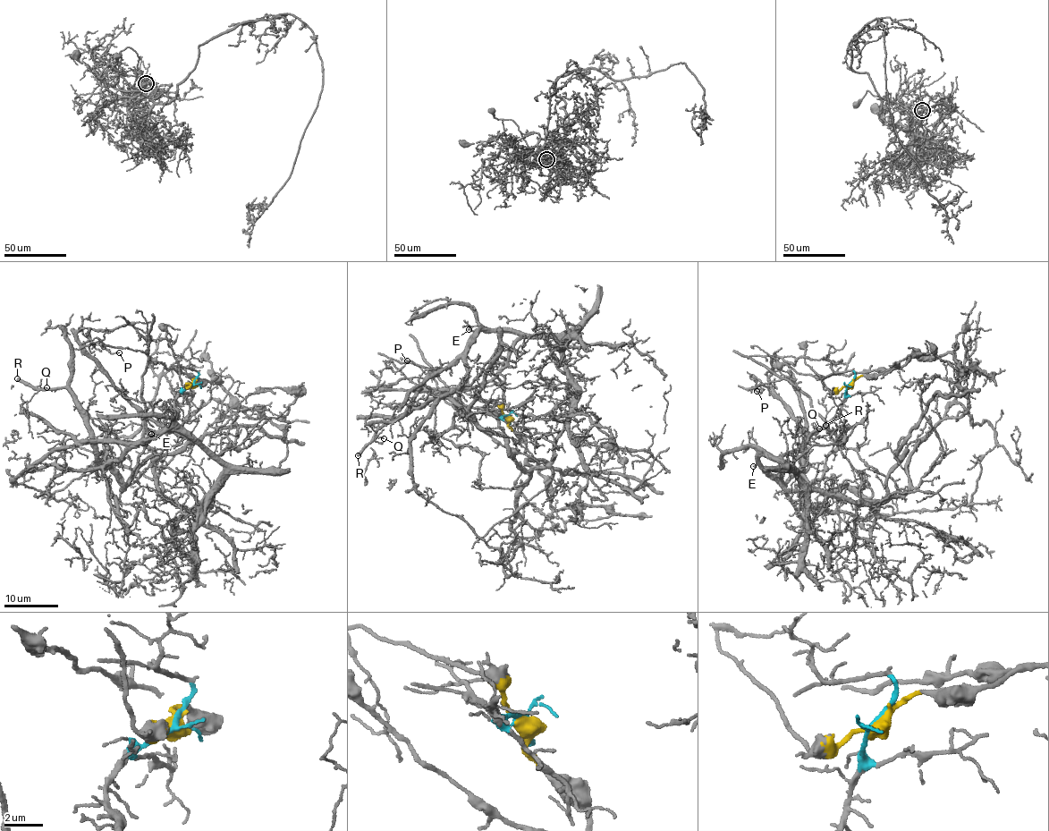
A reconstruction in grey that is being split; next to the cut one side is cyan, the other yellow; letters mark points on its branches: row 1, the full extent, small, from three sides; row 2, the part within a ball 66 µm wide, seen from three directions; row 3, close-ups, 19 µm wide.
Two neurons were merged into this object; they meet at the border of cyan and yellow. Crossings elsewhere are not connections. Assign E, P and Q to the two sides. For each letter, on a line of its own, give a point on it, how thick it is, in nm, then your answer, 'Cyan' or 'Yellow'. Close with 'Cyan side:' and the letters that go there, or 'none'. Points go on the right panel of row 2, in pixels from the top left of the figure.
E: Place: (753, 466). Thickness 140 nm. Cyan
P: Place: (757, 391). Thickness 90 nm. Yellow
Q: Place: (819, 428). Thickness 90 nm. Yellow
Cyan side: E

